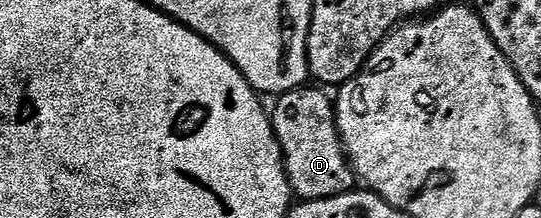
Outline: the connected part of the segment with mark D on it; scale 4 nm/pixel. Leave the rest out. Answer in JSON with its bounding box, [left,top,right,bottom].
[270,87,355,201]

